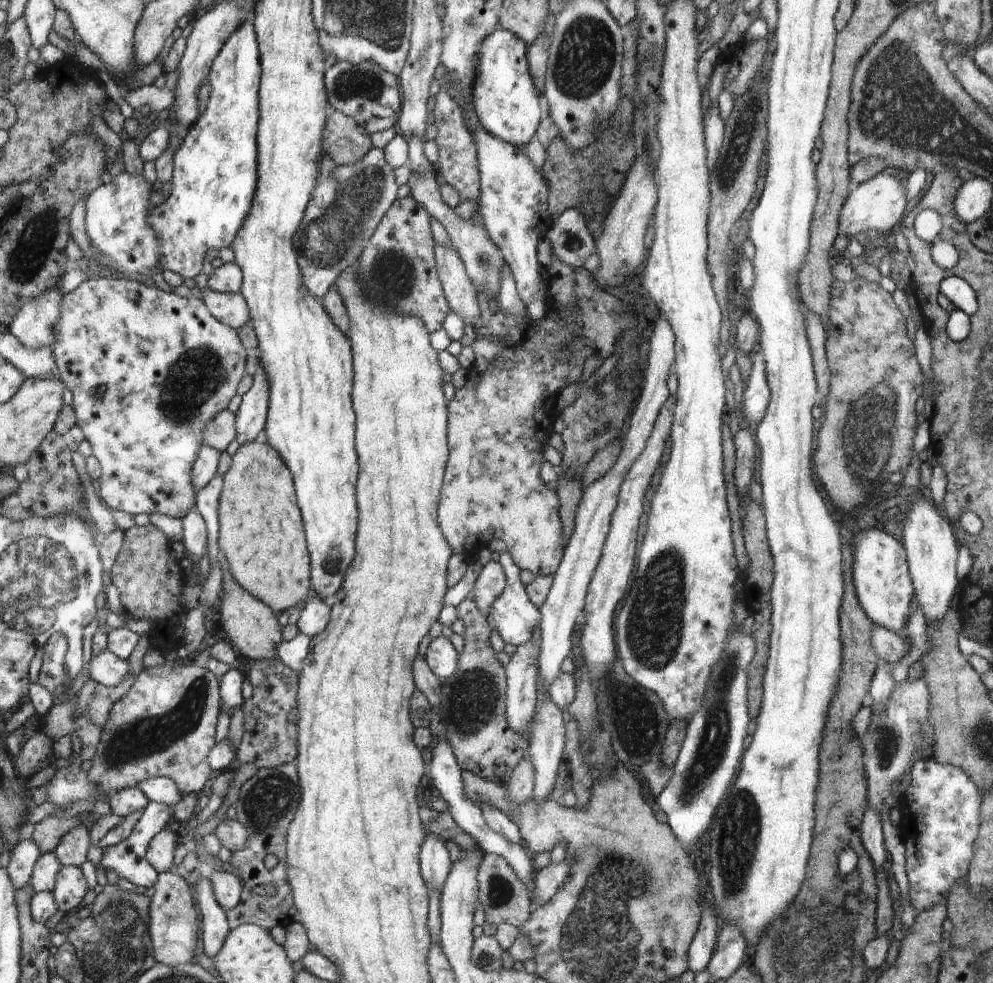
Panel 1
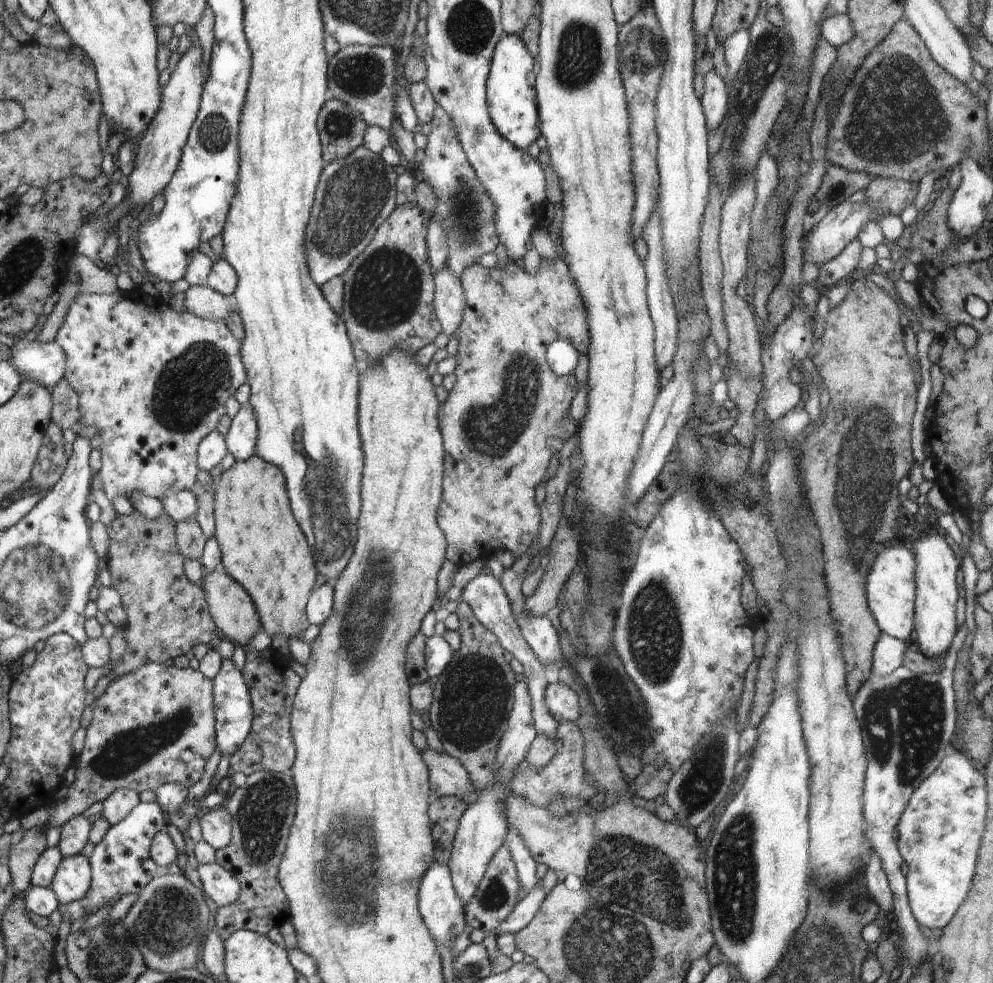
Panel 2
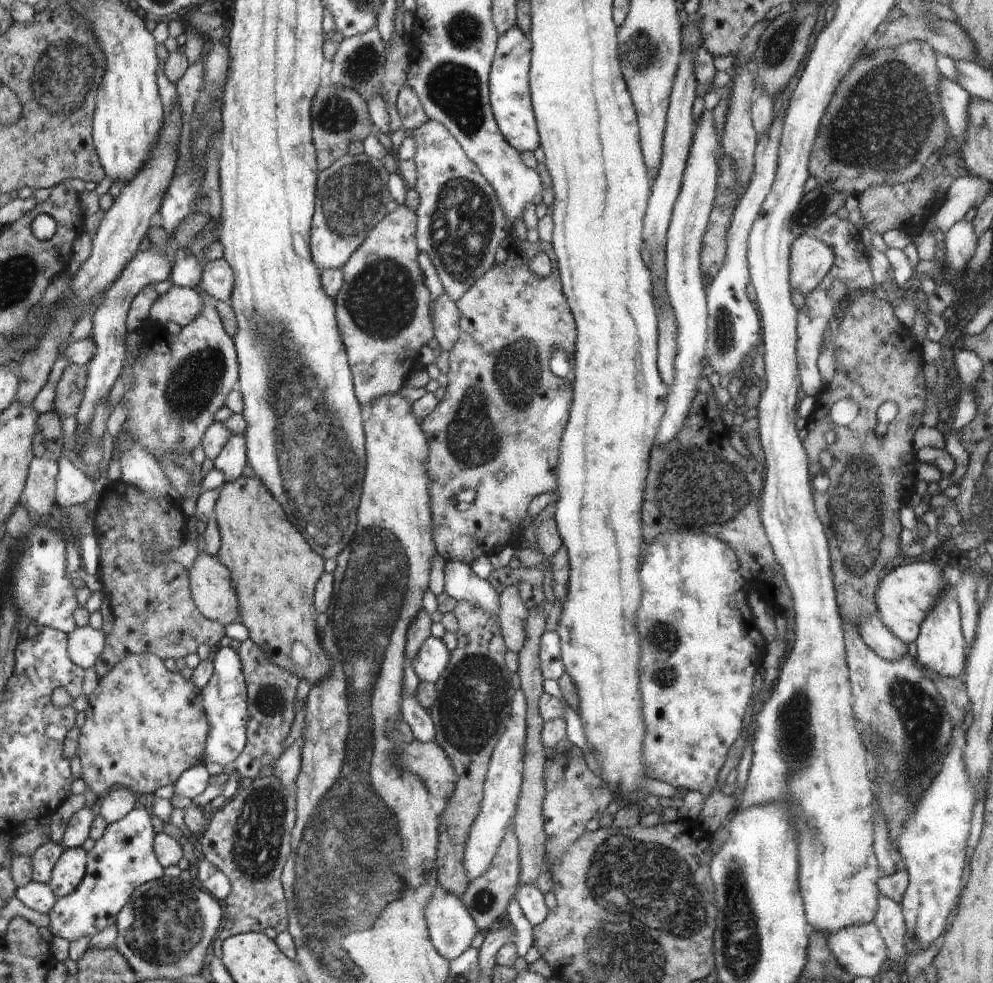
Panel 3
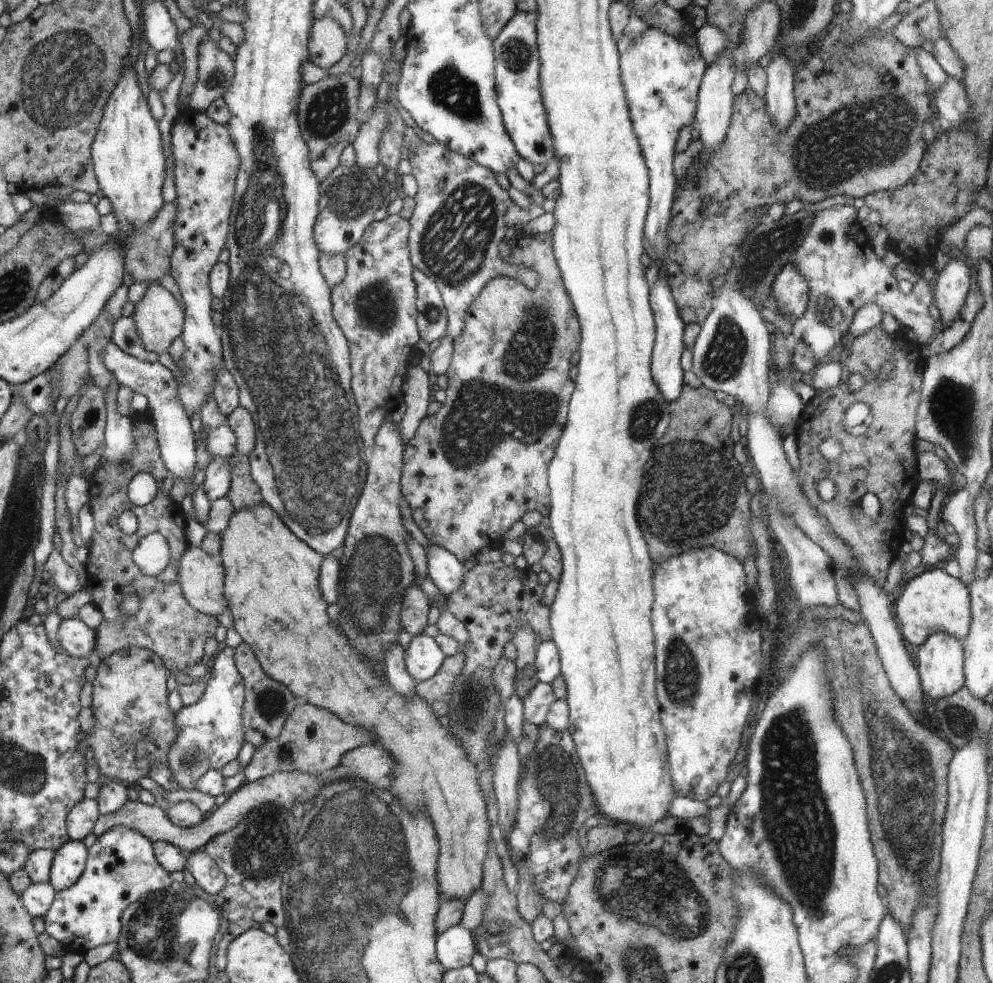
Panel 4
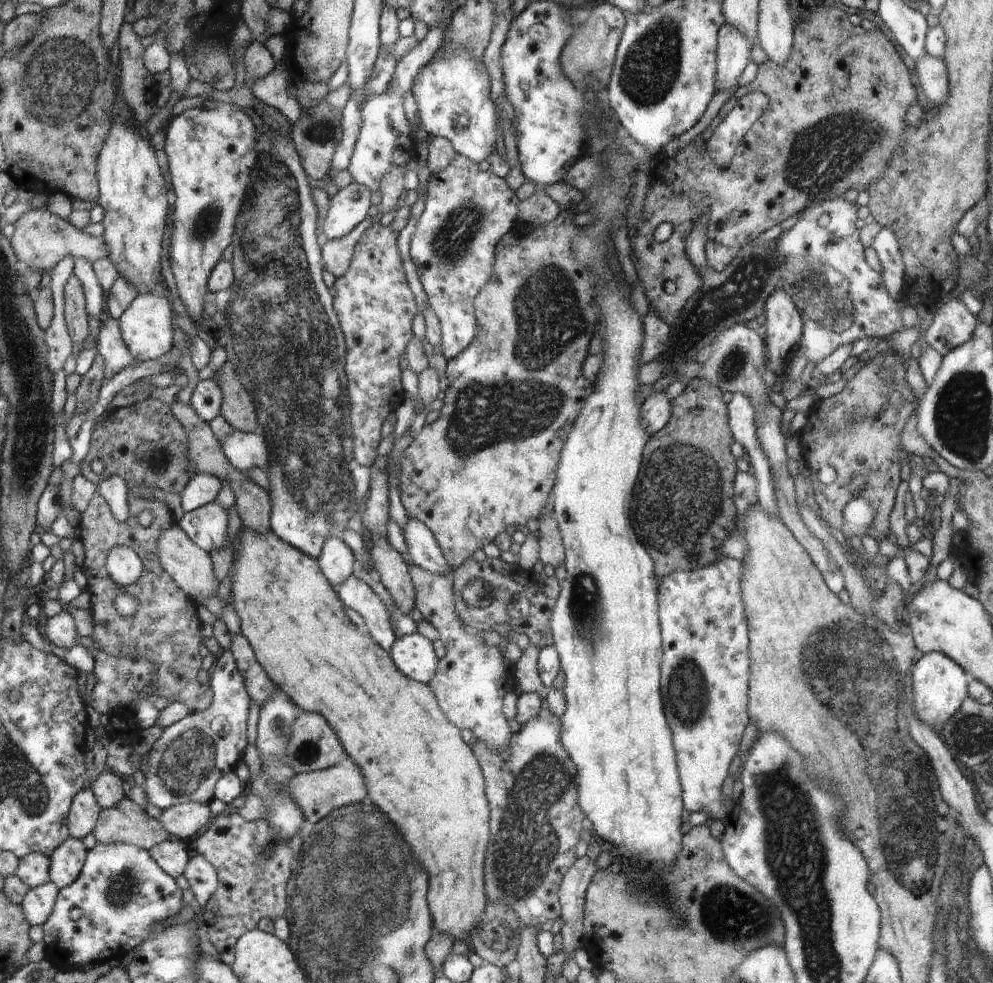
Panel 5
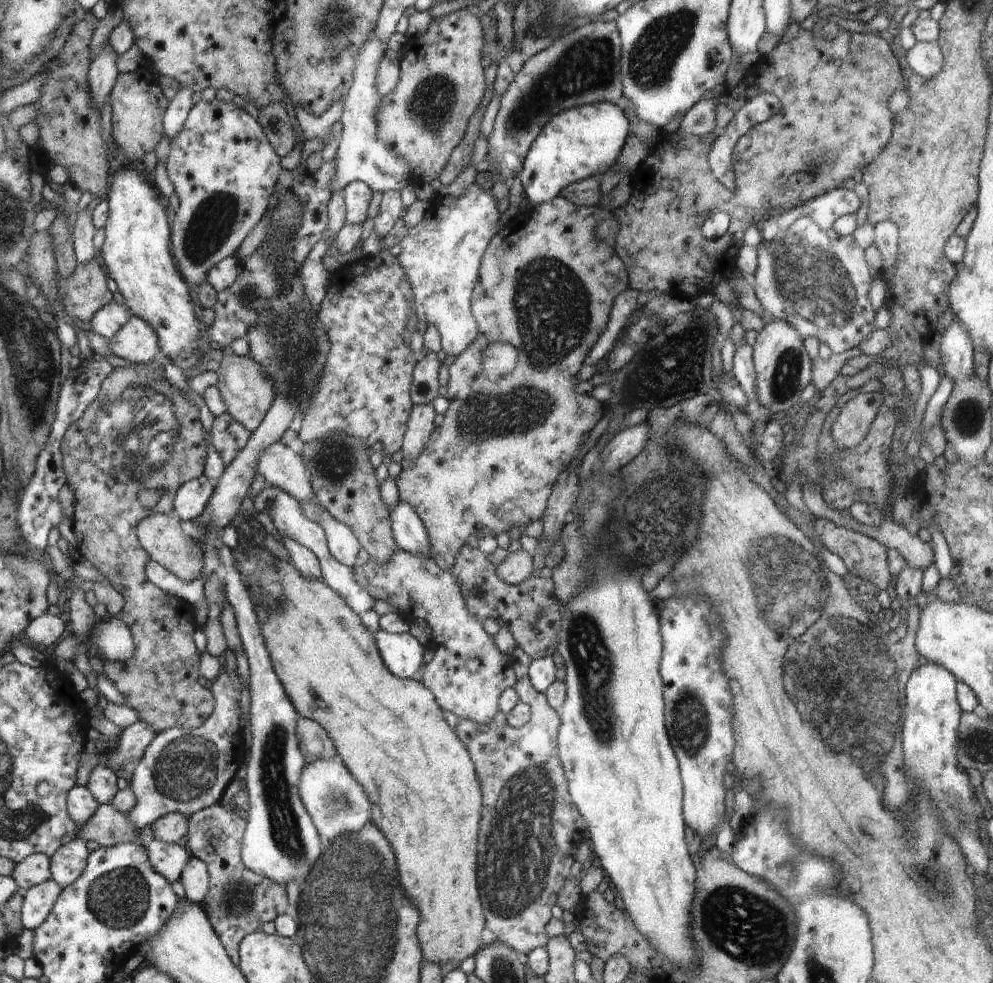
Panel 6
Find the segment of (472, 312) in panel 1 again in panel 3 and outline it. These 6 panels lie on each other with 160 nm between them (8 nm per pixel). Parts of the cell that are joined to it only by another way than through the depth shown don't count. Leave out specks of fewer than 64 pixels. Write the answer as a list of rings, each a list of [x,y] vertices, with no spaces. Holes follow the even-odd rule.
[[[444,292],[435,302],[434,328],[436,340],[444,352],[450,352],[459,335],[459,310],[456,303]]]

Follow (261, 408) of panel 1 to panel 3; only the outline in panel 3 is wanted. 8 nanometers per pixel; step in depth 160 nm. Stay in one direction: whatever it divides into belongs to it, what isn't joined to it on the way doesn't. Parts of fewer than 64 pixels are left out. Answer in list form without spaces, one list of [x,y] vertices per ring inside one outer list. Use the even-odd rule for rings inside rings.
[[[232,435],[222,452],[214,459],[214,469],[224,474],[225,483],[239,479],[246,468],[247,444],[243,435]]]

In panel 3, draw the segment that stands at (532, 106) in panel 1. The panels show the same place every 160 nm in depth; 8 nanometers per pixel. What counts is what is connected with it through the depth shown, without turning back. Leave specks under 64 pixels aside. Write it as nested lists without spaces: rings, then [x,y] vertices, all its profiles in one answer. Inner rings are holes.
[[[518,25],[512,27],[506,34],[499,36],[489,72],[489,101],[496,124],[520,152],[534,152],[542,143],[539,140],[534,102],[531,100],[531,48],[530,36]]]

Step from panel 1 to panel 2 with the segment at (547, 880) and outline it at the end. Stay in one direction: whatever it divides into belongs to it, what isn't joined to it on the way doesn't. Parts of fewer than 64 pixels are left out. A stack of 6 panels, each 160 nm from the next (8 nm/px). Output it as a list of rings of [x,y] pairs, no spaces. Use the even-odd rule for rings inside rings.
[[[541,884],[534,887],[532,892],[522,895],[518,904],[512,909],[512,914],[494,930],[494,936],[498,937],[500,934],[516,934],[518,930],[526,928],[530,924],[532,917],[540,910],[542,901],[545,898],[545,890],[542,889]]]

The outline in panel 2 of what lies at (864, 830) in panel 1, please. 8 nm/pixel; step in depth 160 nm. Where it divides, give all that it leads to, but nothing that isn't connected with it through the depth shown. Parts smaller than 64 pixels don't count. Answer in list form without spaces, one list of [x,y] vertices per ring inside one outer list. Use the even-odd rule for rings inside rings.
[[[872,848],[870,860],[867,862],[867,867],[865,868],[864,884],[870,892],[869,896],[872,896],[872,900],[876,901],[876,904],[879,904],[879,910],[884,912],[884,914],[888,914],[889,920],[893,924],[892,891],[886,873],[882,868],[880,858],[878,858],[878,855]]]

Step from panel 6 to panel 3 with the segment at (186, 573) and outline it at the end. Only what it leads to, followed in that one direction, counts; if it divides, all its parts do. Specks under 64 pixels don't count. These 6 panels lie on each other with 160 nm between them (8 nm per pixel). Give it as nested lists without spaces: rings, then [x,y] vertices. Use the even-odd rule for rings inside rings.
[[[199,553],[188,572],[193,600],[205,617],[220,624],[238,621],[238,594],[230,569],[223,561],[208,553]]]

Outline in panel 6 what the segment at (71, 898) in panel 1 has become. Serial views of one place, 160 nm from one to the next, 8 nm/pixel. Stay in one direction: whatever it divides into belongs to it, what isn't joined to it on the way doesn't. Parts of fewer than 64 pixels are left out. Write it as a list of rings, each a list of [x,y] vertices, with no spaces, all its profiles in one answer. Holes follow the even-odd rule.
[[[78,836],[70,843],[63,844],[51,856],[51,879],[55,880],[62,888],[70,886],[86,870],[88,854],[90,852],[88,852],[86,844]]]

